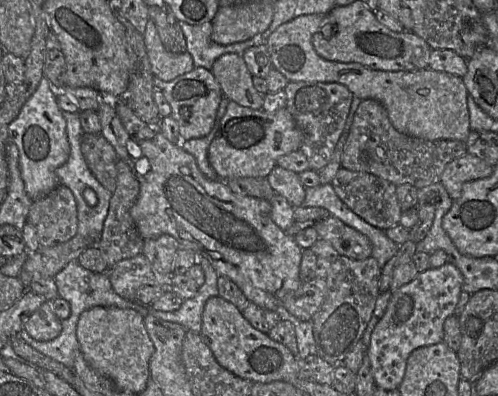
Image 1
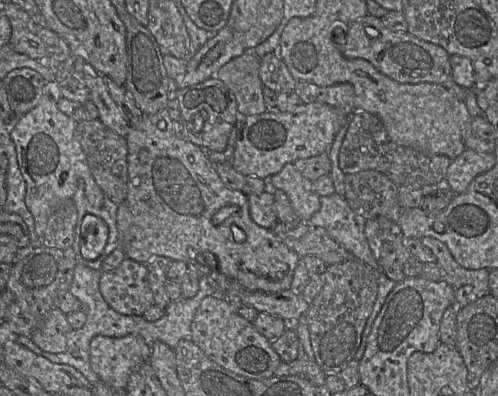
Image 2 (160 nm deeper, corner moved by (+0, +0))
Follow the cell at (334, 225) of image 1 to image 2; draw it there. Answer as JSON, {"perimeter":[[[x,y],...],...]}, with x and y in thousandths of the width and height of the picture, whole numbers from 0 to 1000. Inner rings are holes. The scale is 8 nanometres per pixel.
{"perimeter":[[[647,573],[624,576],[600,604],[574,598],[568,611],[580,629],[594,636],[602,652],[629,644],[643,652],[657,672],[709,652]]]}

